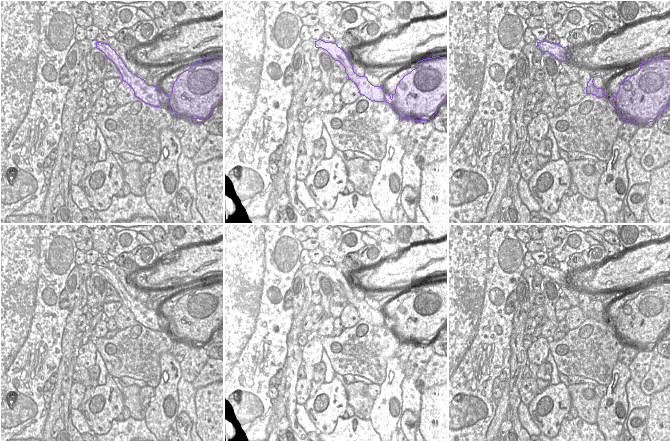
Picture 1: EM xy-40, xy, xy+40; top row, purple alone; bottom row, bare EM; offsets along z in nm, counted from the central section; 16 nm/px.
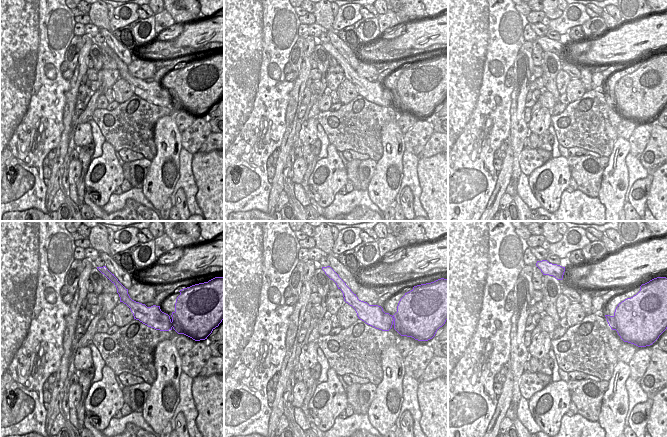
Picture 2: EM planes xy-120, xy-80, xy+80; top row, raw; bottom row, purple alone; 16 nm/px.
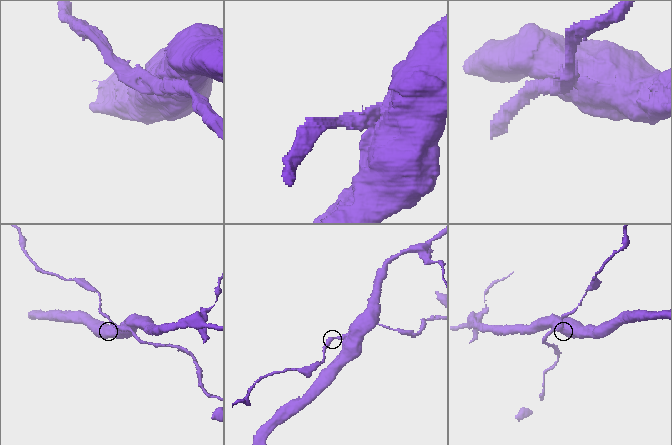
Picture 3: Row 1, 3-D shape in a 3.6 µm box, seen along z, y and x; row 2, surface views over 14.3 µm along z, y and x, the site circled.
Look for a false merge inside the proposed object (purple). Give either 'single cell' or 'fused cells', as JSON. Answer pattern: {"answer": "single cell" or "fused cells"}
{"answer": "fused cells"}

